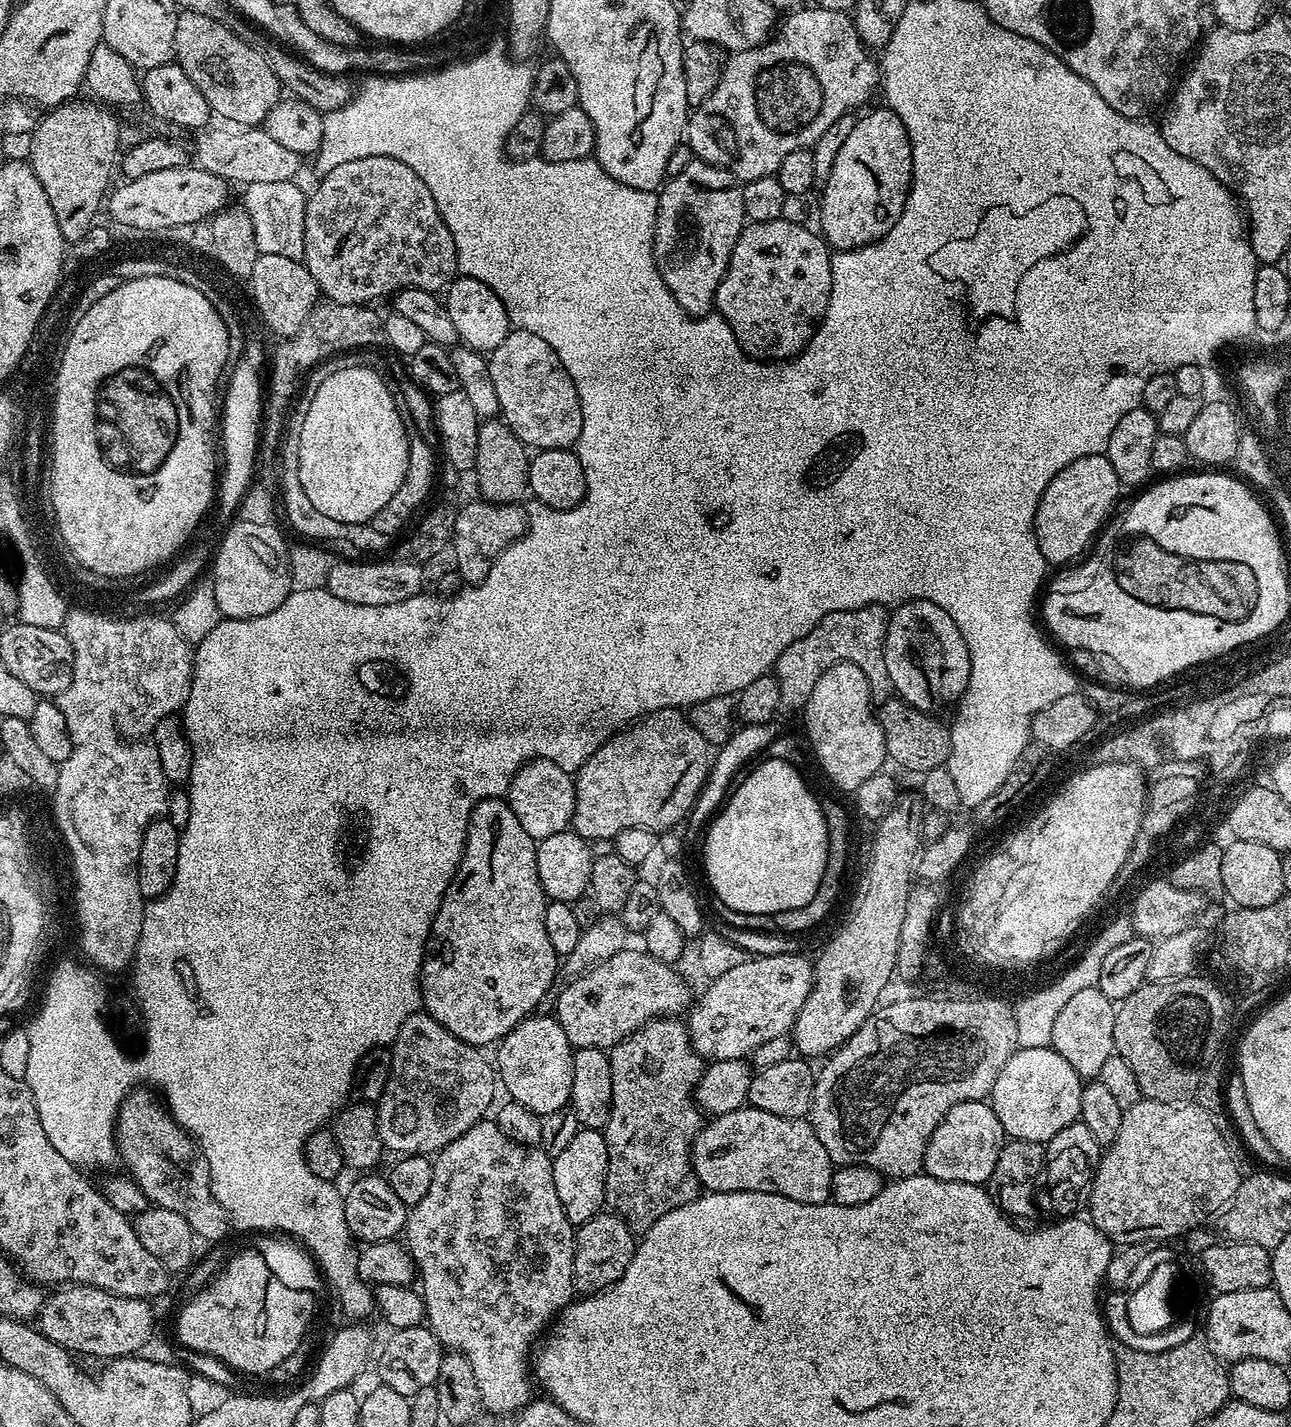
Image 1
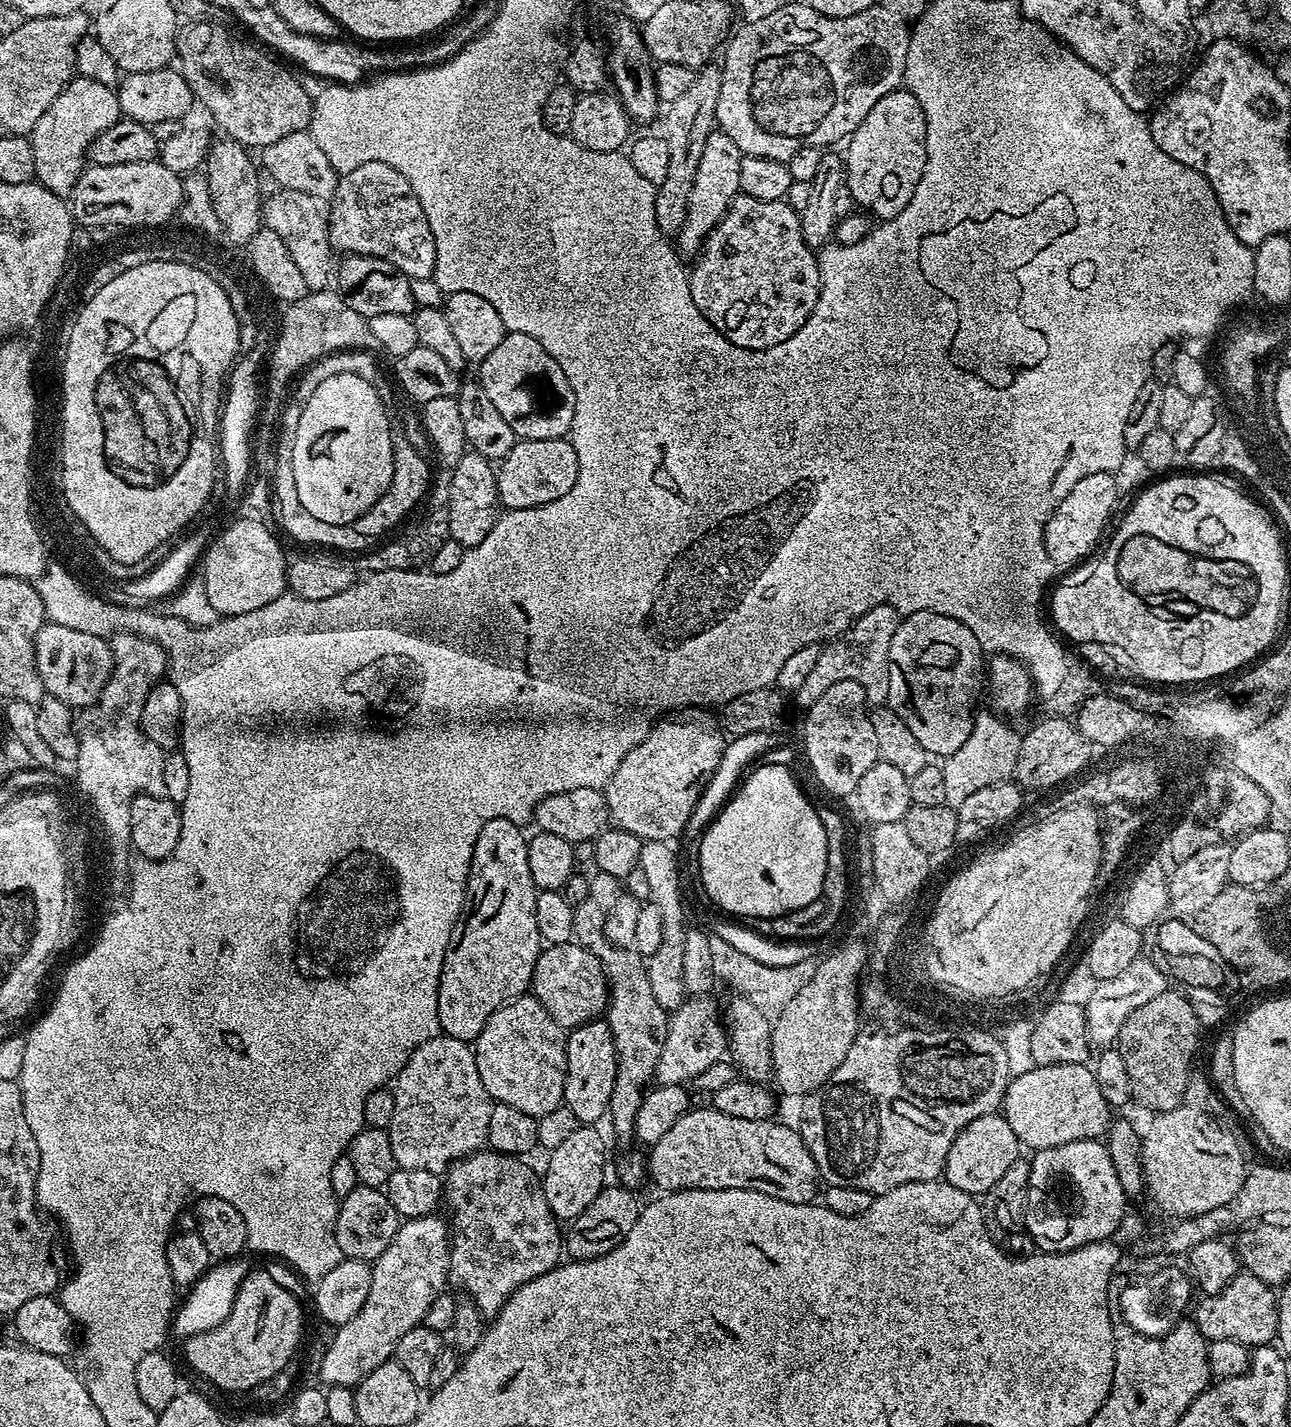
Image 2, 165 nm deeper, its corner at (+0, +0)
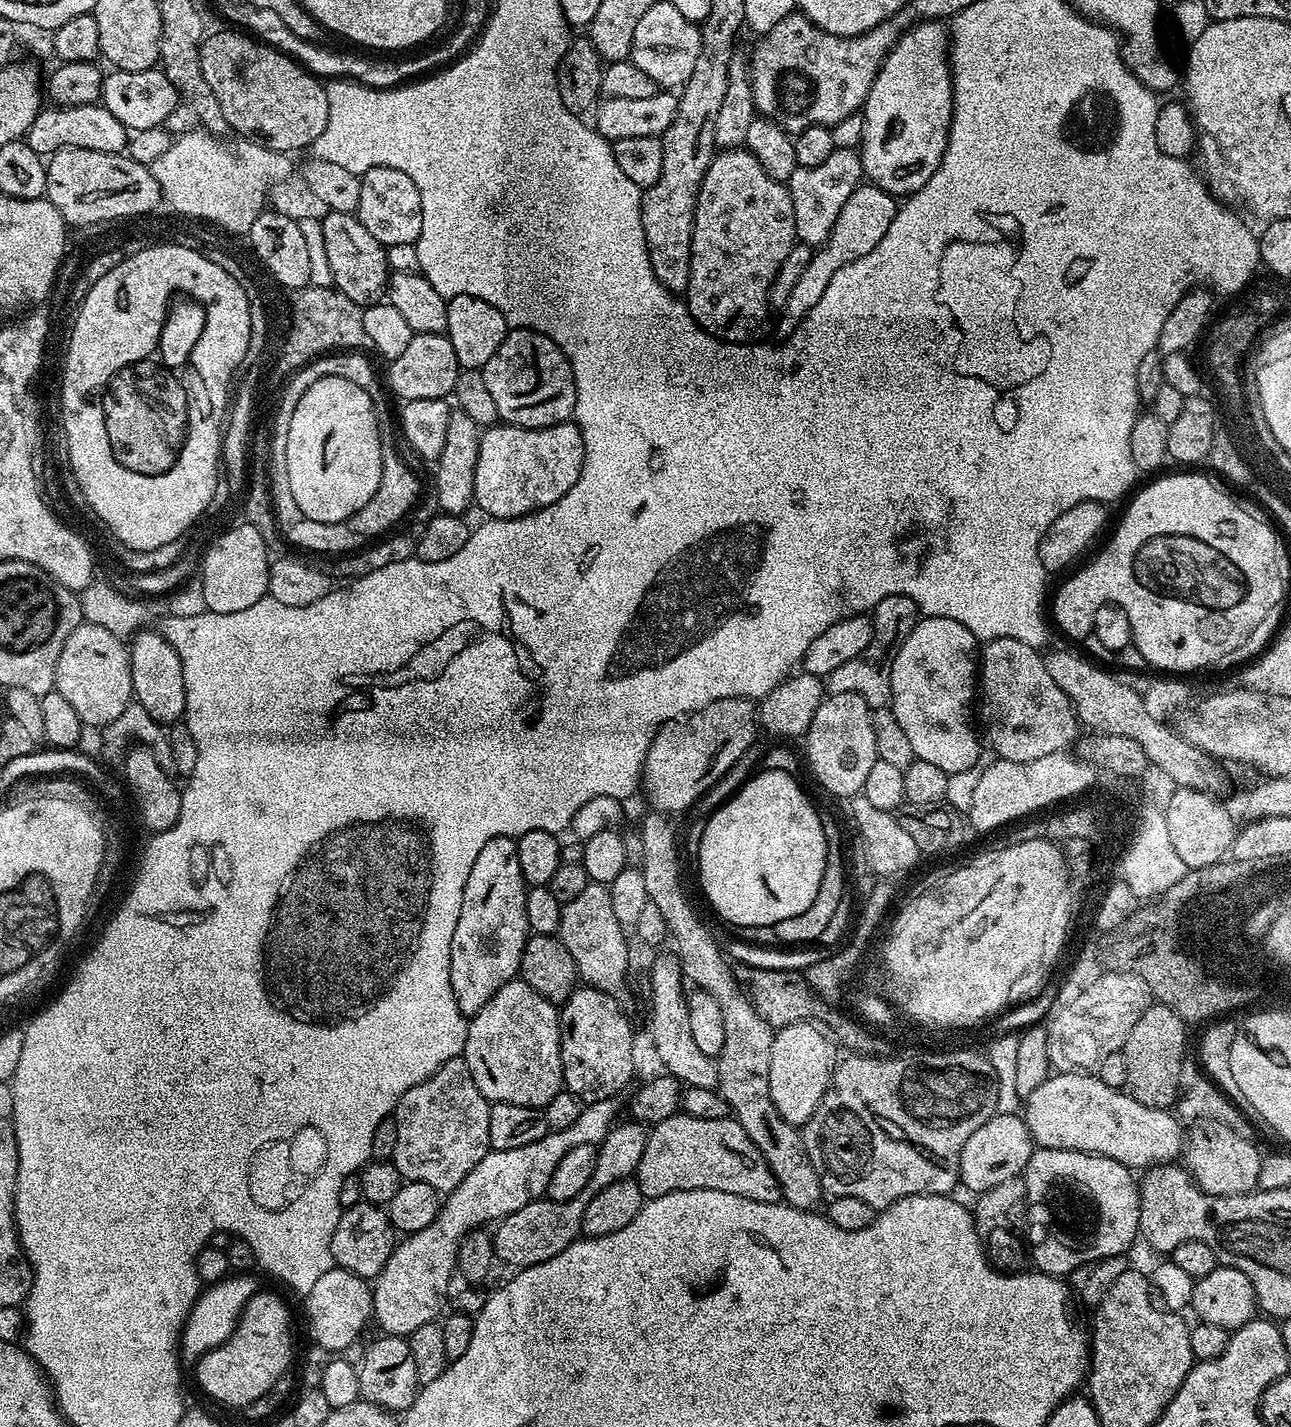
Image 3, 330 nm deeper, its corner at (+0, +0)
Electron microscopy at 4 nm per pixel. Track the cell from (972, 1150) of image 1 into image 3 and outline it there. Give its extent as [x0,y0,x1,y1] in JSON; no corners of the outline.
[960,1114,1034,1194]

